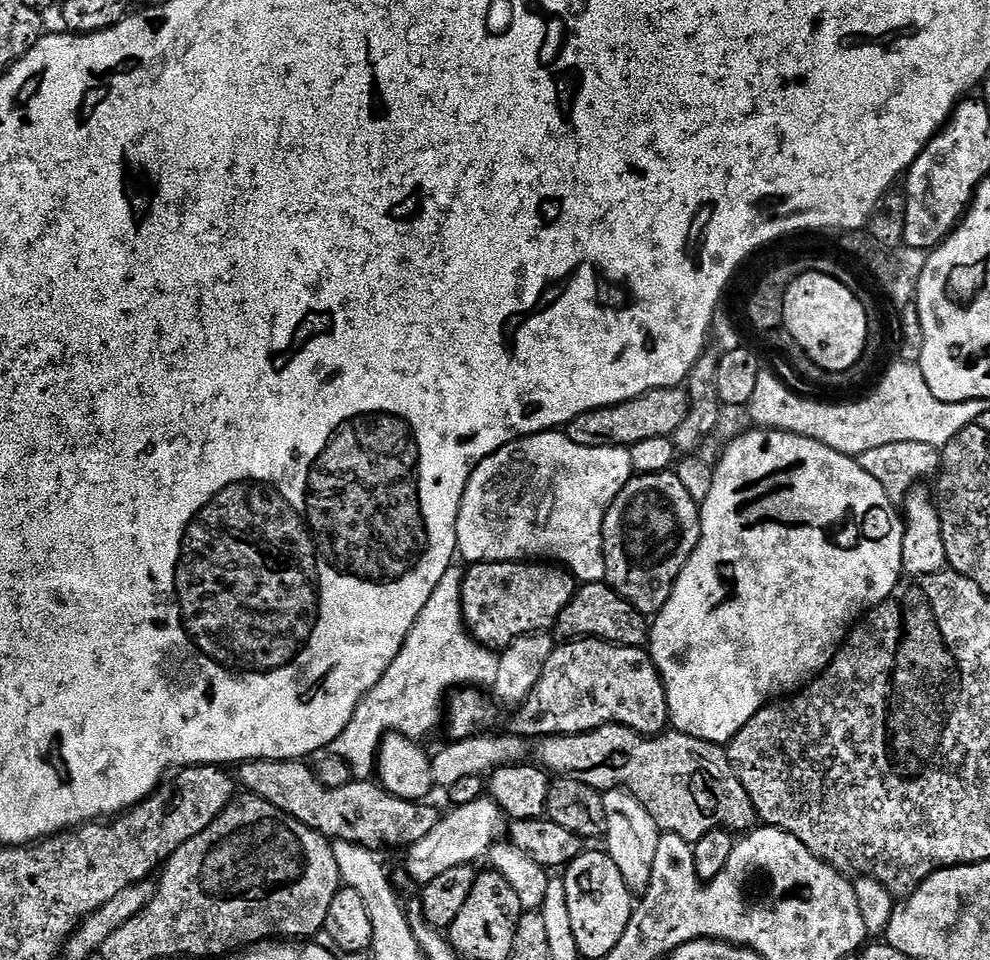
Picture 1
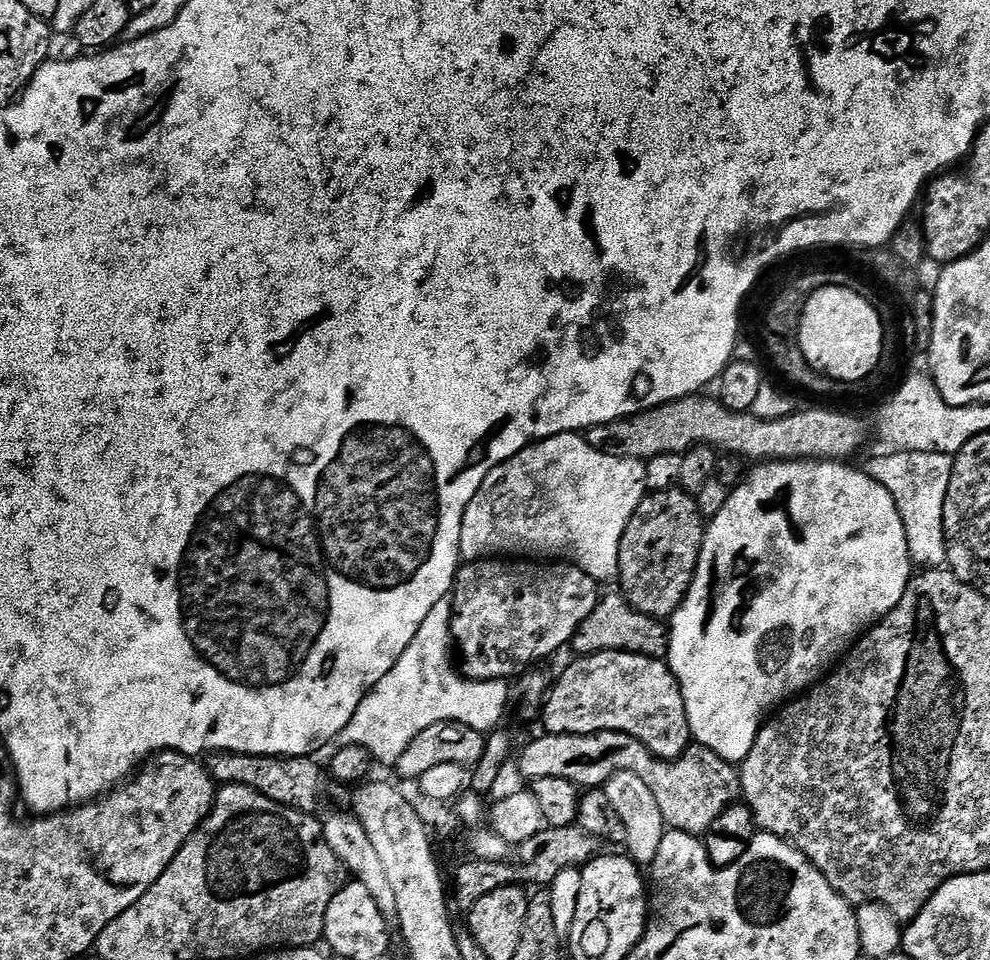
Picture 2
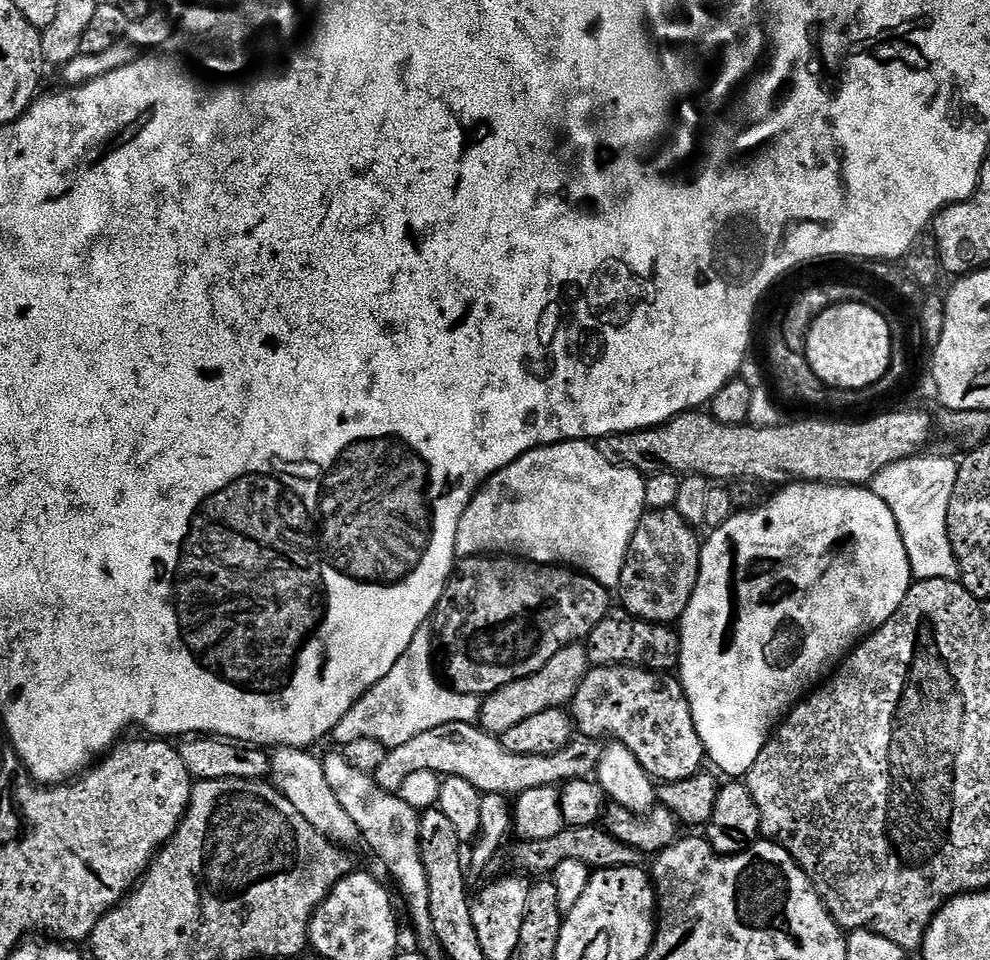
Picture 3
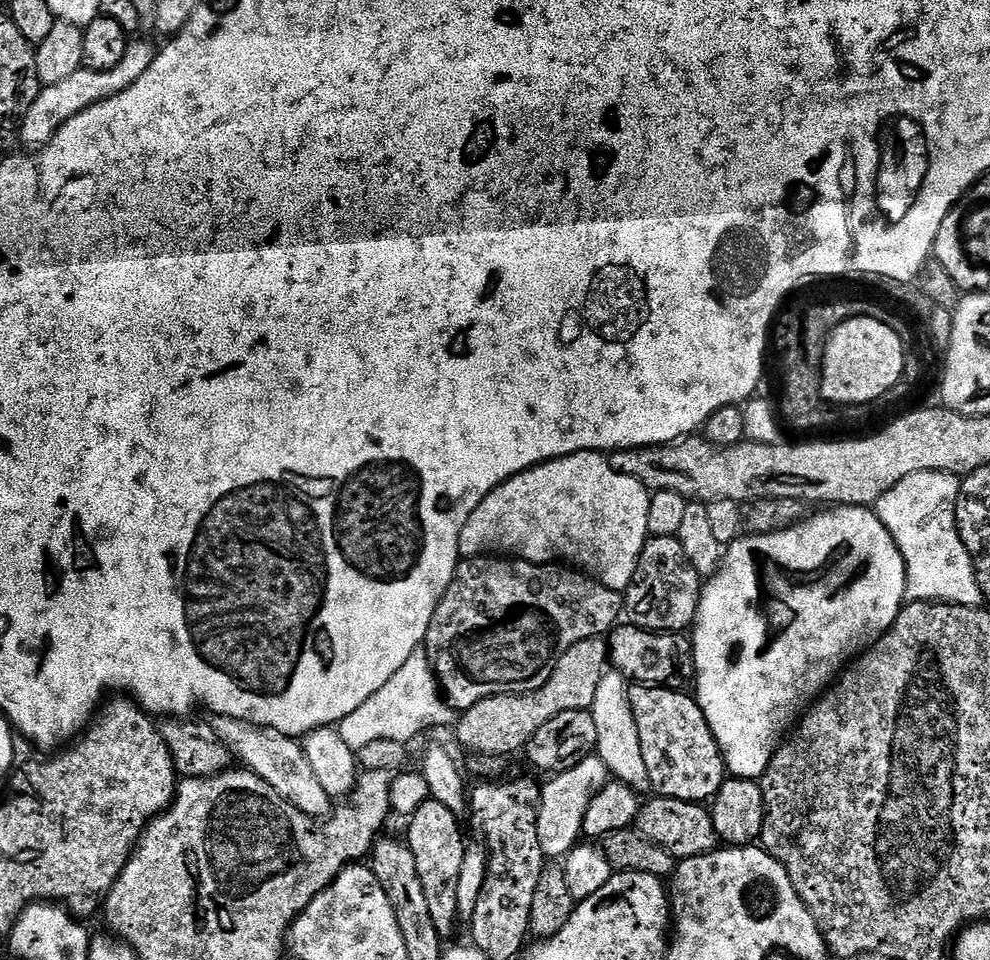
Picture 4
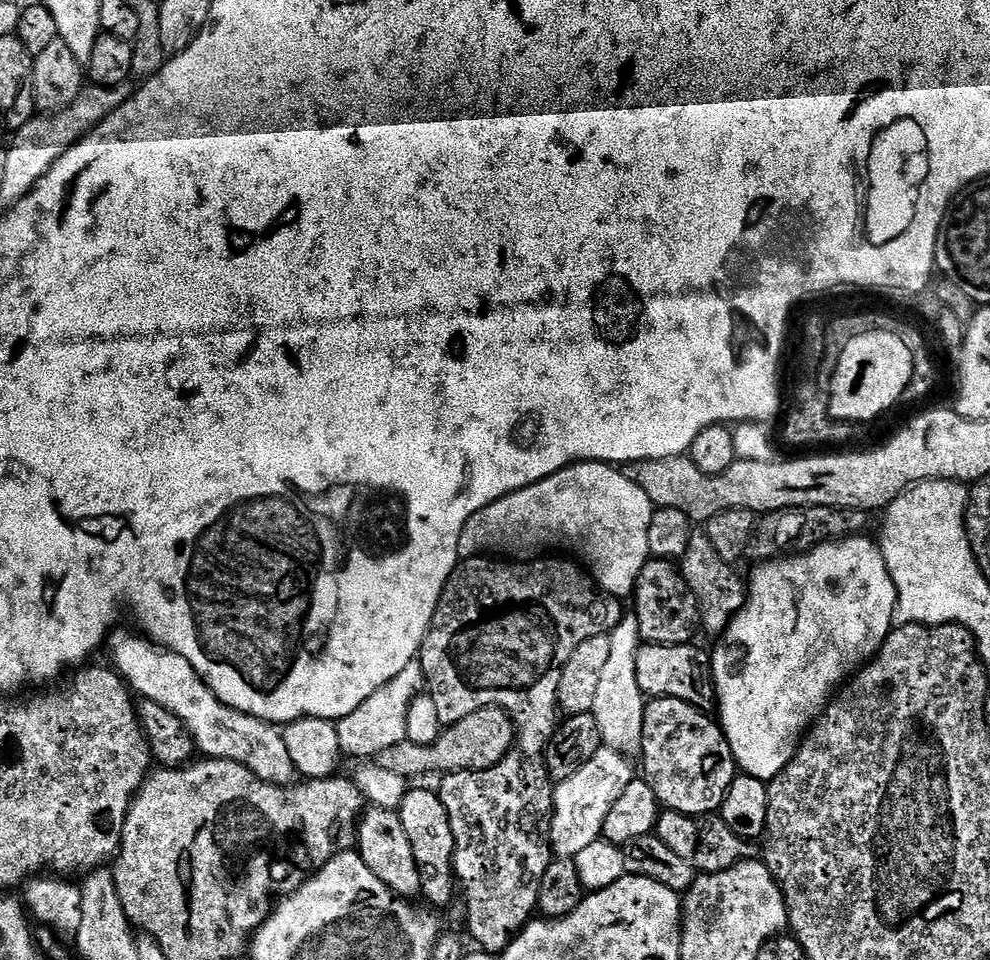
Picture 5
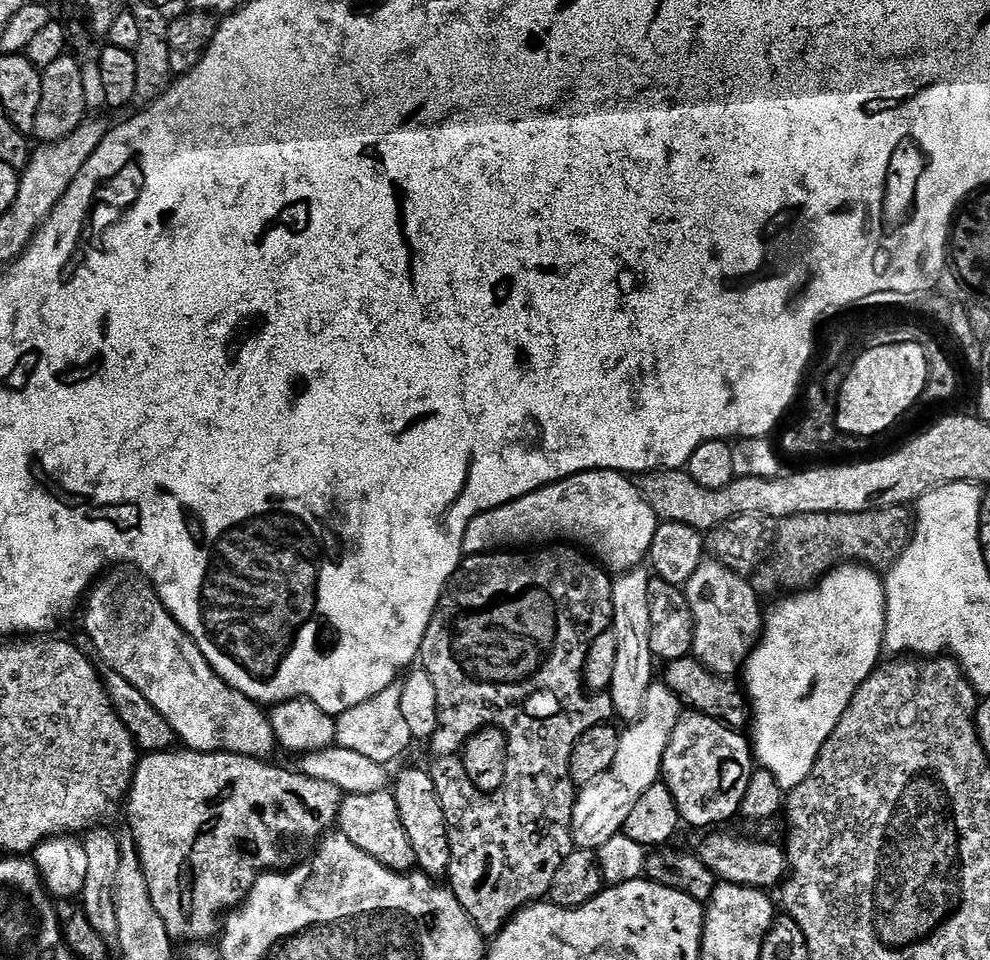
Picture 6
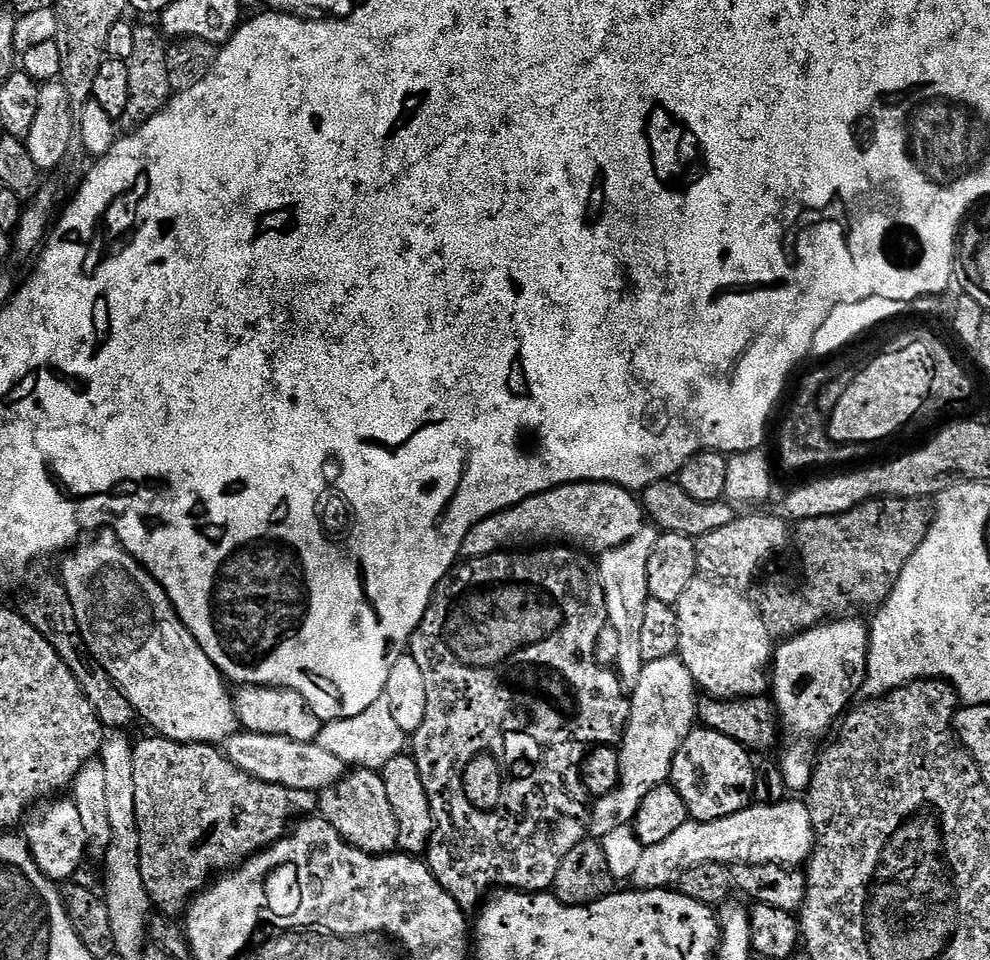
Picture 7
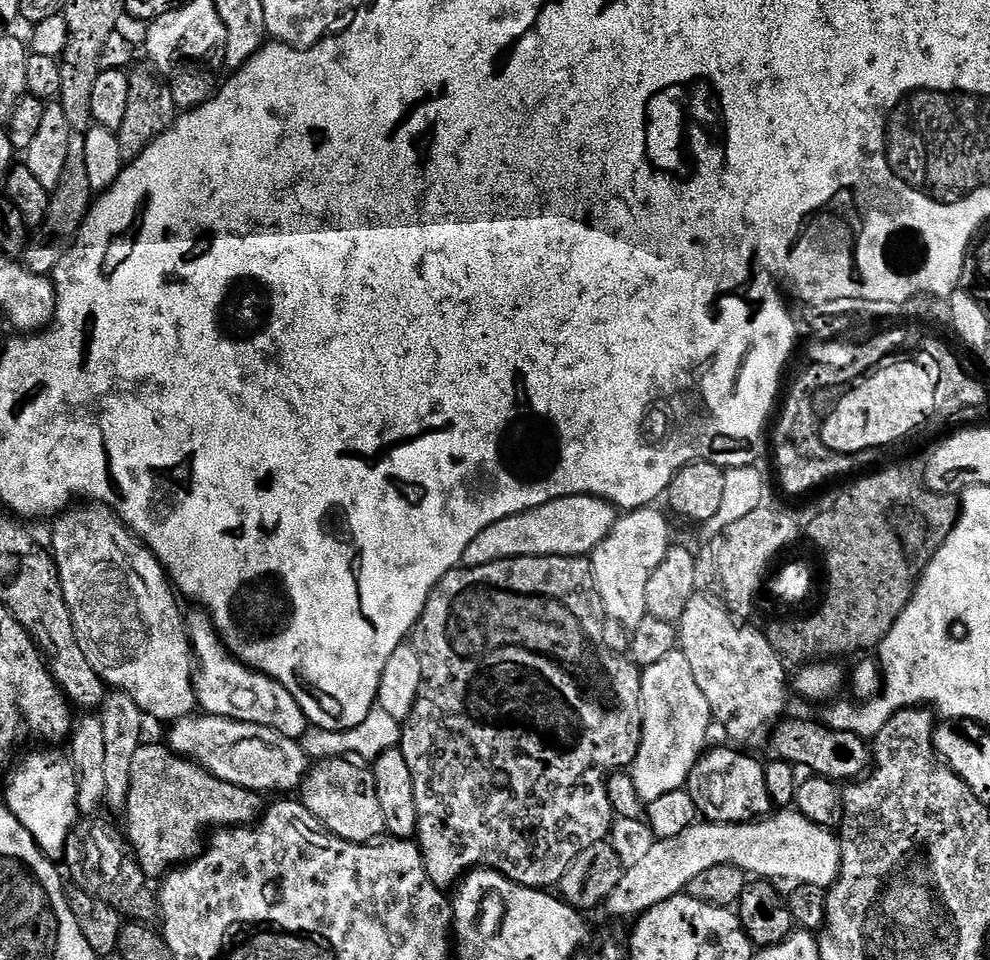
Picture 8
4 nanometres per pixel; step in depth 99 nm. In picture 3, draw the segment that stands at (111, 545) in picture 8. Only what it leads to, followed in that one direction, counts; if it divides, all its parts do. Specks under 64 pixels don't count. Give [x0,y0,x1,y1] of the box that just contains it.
[270,747,362,850]

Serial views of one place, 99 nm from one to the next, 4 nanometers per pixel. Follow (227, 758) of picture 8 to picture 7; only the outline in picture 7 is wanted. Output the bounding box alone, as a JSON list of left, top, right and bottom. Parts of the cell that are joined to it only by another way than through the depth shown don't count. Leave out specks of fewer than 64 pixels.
[222,730,346,794]

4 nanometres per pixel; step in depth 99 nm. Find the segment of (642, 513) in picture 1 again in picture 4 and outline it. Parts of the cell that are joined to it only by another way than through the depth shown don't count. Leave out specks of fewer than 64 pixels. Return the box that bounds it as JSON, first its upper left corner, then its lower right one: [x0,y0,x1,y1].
[623,536,702,633]

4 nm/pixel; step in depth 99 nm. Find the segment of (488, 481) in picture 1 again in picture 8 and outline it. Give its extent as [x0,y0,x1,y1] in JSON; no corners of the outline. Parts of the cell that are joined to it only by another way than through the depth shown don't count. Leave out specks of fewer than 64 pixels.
[463,496,618,568]

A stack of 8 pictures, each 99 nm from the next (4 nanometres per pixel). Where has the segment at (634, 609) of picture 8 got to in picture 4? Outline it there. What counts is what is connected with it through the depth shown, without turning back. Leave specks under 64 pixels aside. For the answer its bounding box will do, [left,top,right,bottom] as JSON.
[590,671,651,794]

